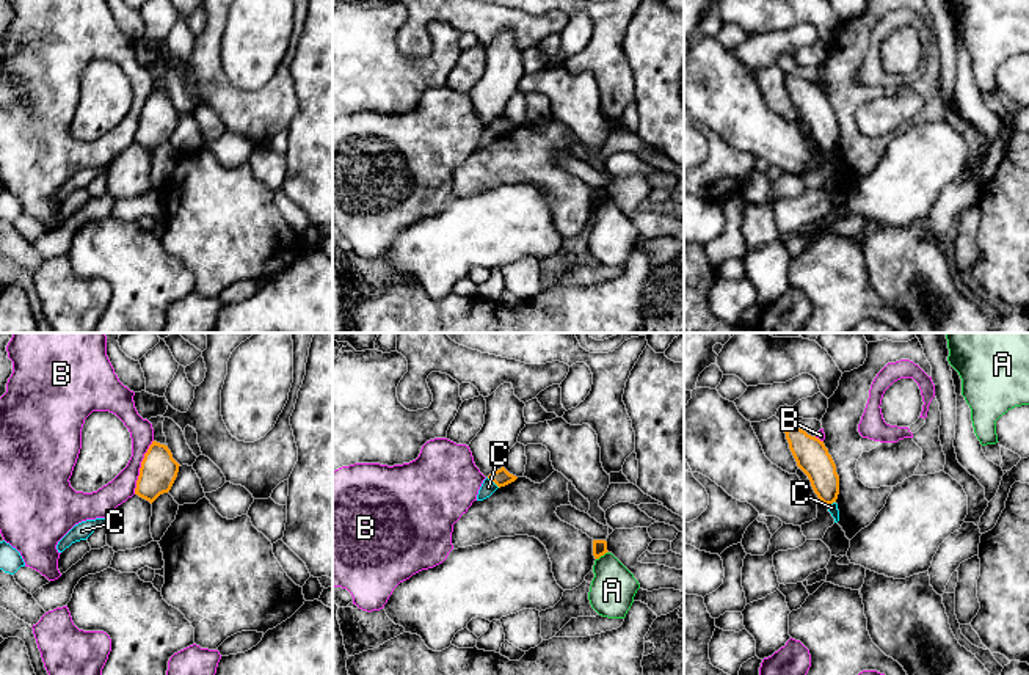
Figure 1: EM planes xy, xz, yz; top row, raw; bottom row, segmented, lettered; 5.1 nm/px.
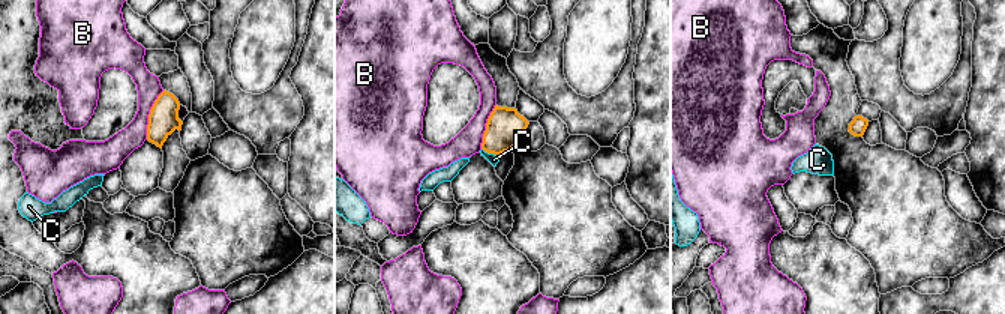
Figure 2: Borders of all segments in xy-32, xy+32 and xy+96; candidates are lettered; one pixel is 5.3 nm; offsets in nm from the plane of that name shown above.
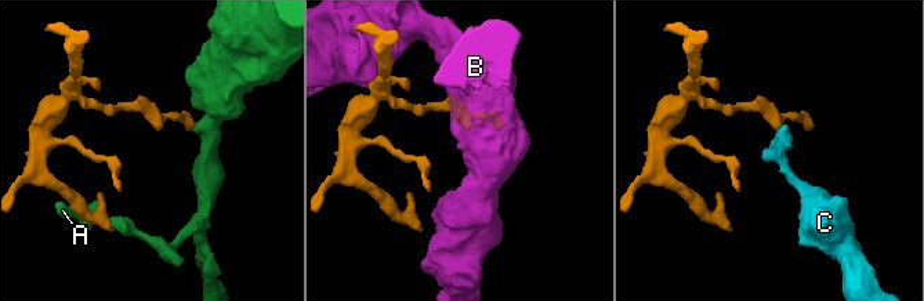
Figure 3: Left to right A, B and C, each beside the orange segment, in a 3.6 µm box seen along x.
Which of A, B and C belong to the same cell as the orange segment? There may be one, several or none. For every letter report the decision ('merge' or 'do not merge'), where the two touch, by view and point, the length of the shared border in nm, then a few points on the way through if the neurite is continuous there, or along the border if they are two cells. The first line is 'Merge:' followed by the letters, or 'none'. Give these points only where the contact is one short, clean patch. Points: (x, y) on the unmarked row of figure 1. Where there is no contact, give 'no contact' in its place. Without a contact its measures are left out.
Merge: none
A: do not merge; contact xz (601, 203); length 80 nm; border xz (607, 200), (596, 207)
B: do not merge; contact xy (141, 115); length 300 nm
C: do not merge; contact xz (493, 129); length 90 nm; border xz (487, 126), (499, 135)

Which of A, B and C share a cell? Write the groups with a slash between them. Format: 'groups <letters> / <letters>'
groups A / B / C

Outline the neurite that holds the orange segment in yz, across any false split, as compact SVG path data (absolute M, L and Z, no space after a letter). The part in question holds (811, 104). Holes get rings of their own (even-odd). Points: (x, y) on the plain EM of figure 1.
M786 75L789 97L797 115L808 124L811 135L824 152L833 152L839 143L836 113L824 89L802 77Z

